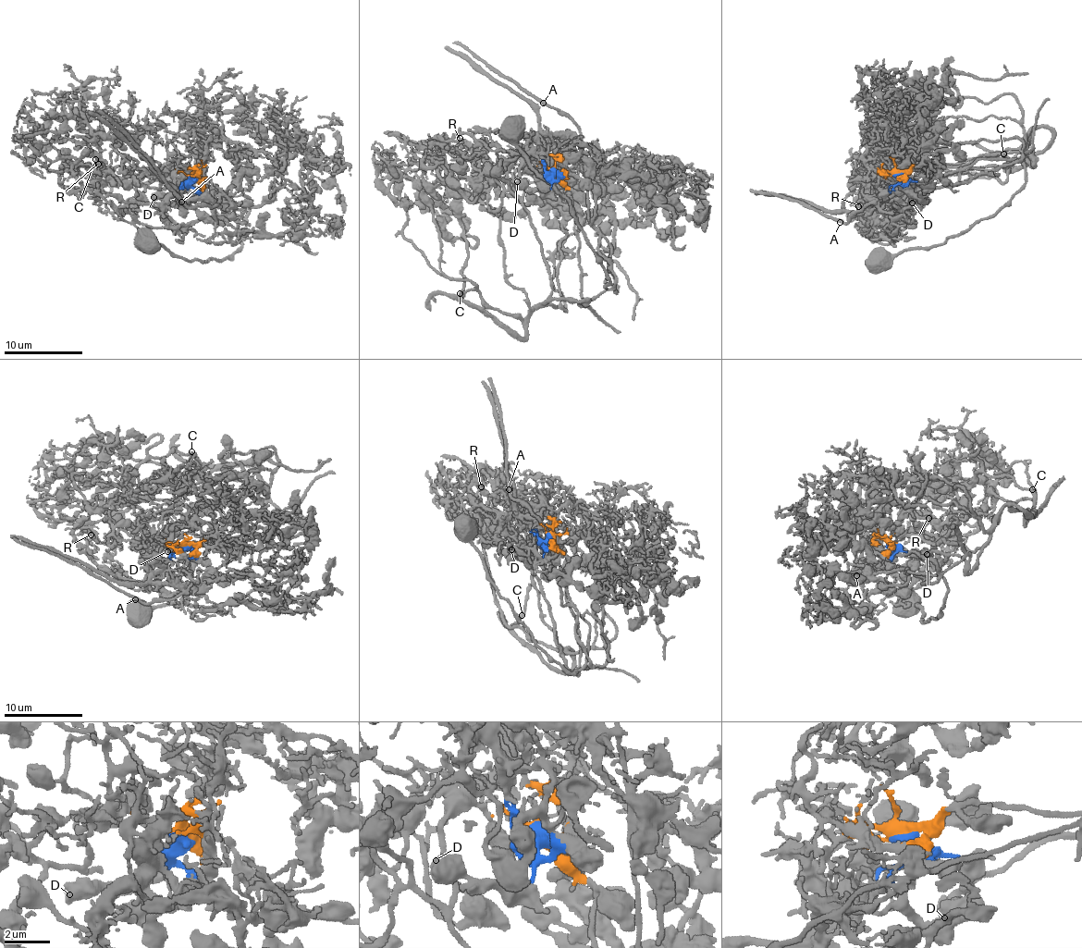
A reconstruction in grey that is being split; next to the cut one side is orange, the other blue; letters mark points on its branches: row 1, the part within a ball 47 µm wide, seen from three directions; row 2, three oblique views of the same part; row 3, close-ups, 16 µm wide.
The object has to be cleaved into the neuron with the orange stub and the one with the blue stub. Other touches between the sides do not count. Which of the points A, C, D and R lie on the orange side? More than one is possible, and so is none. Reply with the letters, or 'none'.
C, R

